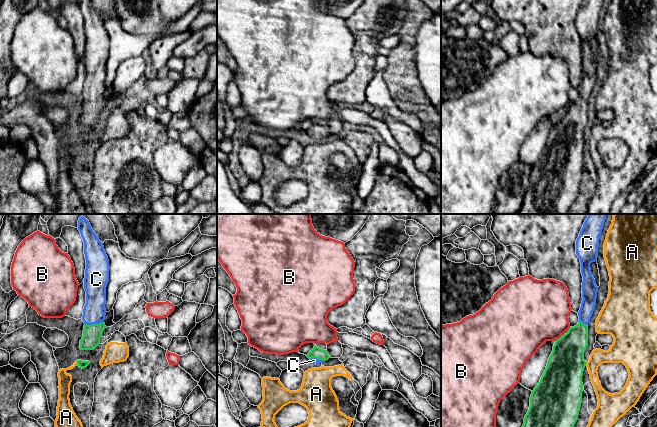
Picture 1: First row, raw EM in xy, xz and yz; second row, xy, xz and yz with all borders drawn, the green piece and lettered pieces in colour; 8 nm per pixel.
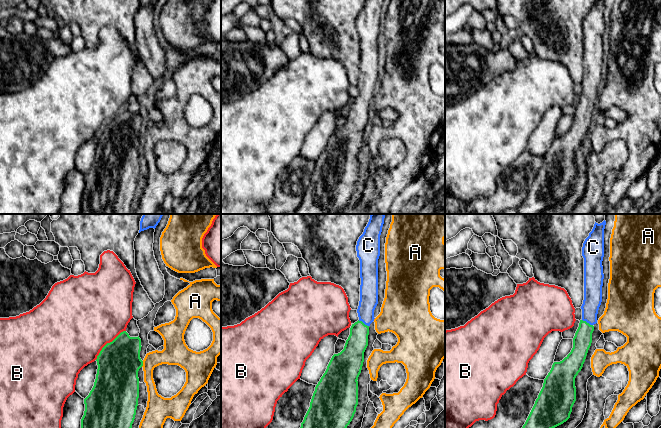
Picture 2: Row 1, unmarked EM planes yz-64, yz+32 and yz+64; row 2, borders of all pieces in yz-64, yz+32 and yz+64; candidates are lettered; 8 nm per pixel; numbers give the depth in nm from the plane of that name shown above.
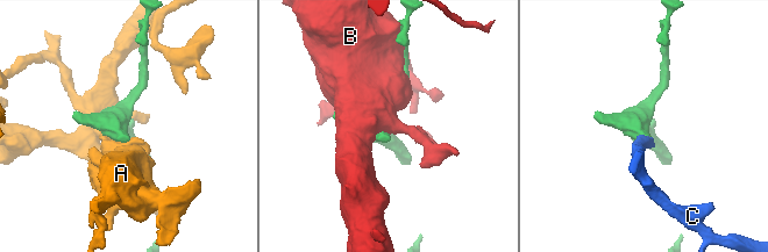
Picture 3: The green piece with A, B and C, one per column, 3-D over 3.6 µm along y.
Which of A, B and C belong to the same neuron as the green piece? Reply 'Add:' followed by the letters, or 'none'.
Add: C

